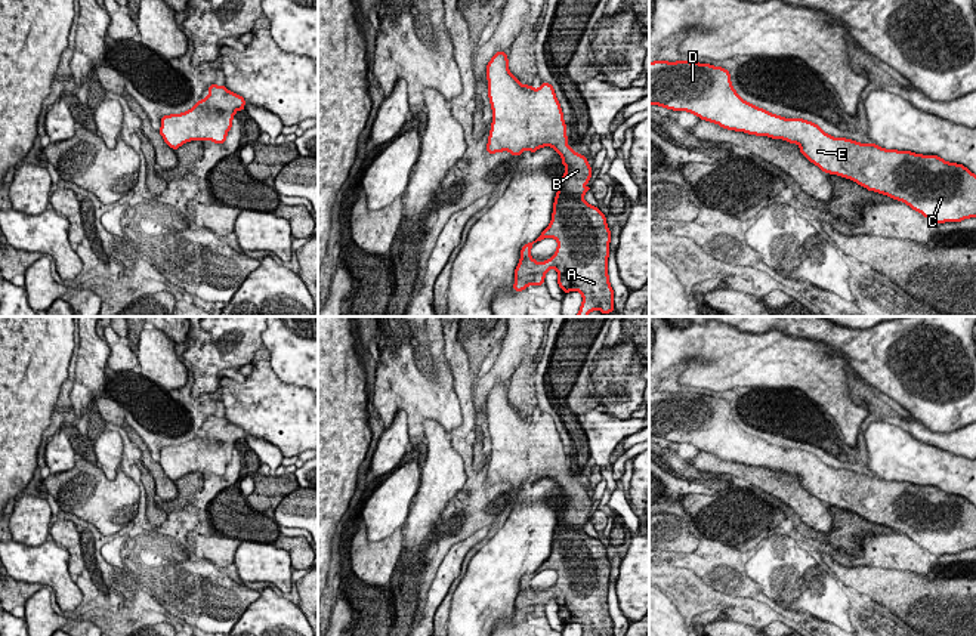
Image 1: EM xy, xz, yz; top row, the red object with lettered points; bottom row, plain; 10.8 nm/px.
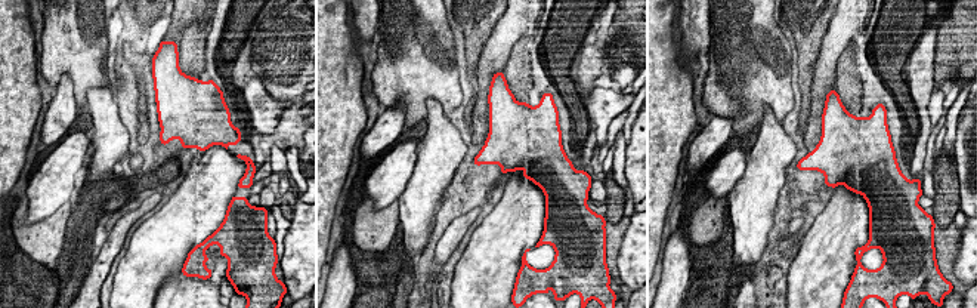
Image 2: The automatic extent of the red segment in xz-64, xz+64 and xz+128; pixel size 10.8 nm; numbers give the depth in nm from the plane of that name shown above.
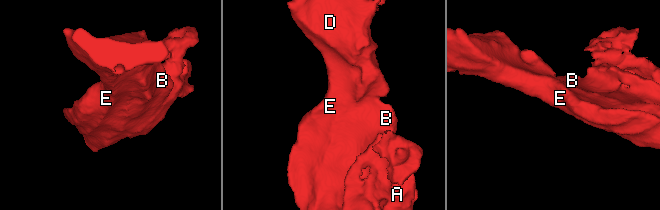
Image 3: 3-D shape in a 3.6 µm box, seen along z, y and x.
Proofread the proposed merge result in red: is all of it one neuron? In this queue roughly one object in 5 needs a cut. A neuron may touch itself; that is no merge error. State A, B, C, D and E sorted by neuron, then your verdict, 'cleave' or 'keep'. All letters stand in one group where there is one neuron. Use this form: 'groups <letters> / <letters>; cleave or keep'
groups A B C D E; keep

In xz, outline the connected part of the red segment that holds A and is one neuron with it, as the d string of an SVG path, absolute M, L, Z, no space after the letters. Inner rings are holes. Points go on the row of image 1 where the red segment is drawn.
M506 52L491 58L487 80L492 109L487 152L509 151L516 157L525 149L535 152L552 146L566 167L555 197L550 225L521 250L515 291L544 284L546 274L555 268L563 293L580 291L583 296L575 317L587 317L594 309L614 314L614 290L608 275L611 231L600 209L584 201L590 189L584 185L590 182L593 170L587 158L566 143L566 124L553 86L541 83L535 90L521 84L509 71ZM544 238L555 238L558 248L541 263L531 257L531 248Z

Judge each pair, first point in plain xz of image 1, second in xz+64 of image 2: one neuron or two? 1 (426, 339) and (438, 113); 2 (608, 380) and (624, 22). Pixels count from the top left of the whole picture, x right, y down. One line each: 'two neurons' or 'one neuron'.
1: two neurons
2: two neurons

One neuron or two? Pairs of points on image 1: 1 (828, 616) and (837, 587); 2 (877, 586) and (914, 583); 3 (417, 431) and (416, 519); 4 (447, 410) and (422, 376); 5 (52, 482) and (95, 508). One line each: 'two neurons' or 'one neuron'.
1: one neuron
2: one neuron
3: two neurons
4: one neuron
5: one neuron

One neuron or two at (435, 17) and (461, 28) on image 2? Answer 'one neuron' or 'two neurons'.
two neurons

